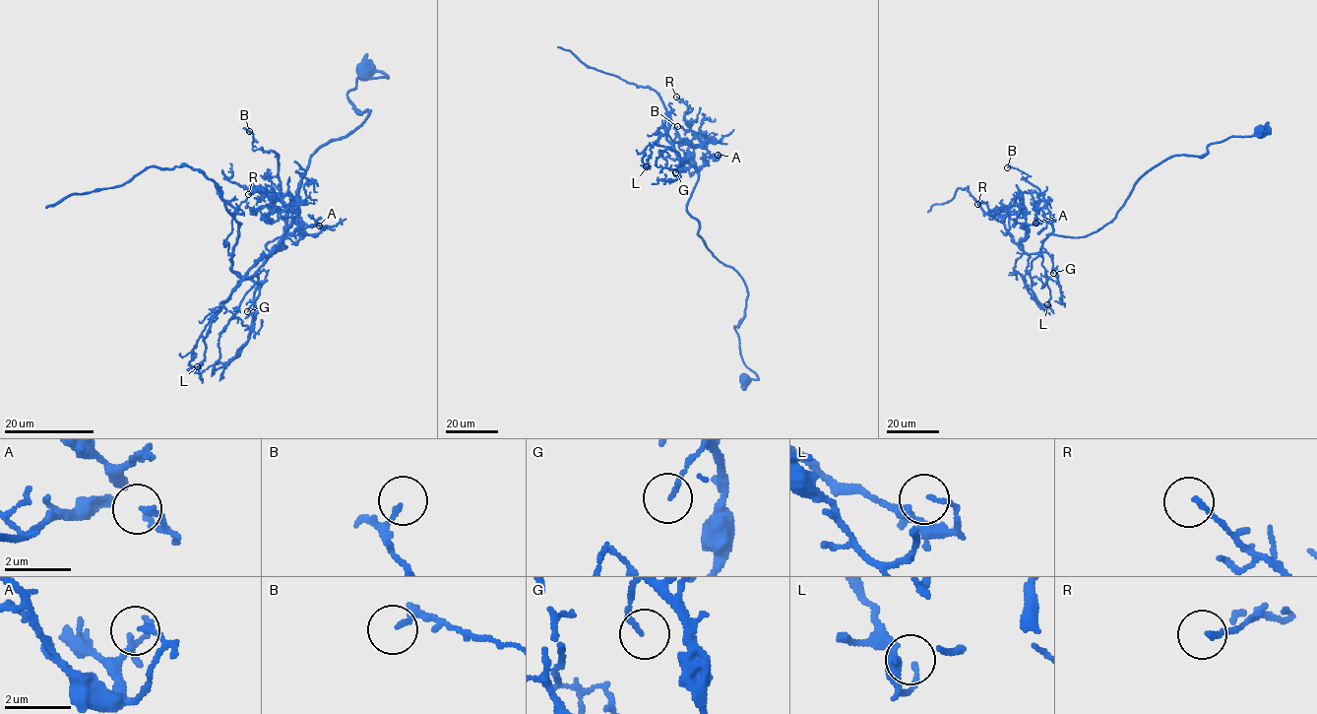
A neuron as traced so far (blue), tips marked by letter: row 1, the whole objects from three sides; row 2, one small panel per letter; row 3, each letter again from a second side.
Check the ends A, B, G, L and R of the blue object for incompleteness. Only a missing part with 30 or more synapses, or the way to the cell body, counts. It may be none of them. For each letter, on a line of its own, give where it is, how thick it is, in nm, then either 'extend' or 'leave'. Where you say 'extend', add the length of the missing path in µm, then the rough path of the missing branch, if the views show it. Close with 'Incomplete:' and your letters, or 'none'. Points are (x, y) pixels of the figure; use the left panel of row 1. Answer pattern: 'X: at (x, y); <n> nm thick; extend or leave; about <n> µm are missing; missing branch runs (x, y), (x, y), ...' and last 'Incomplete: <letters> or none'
A: at (319, 226); 160 nm thick; leave
B: at (249, 131); 90 nm thick; leave
G: at (247, 311); 140 nm thick; leave
L: at (197, 366); 110 nm thick; leave
R: at (248, 194); 170 nm thick; leave
Incomplete: none

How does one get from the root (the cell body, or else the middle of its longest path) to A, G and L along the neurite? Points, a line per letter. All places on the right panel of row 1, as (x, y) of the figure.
A: (1260, 130), (1213, 143), (1200, 157), (1168, 157), (1100, 228), (1049, 234), (1027, 254), (1020, 242), (1035, 223)
G: (1260, 130), (1213, 143), (1200, 157), (1164, 160), (1097, 231), (1049, 234), (1041, 250), (1053, 273)
L: (1260, 130), (1213, 143), (1200, 157), (1164, 160), (1097, 231), (1049, 234), (1027, 254), (1024, 276), (1047, 304)

